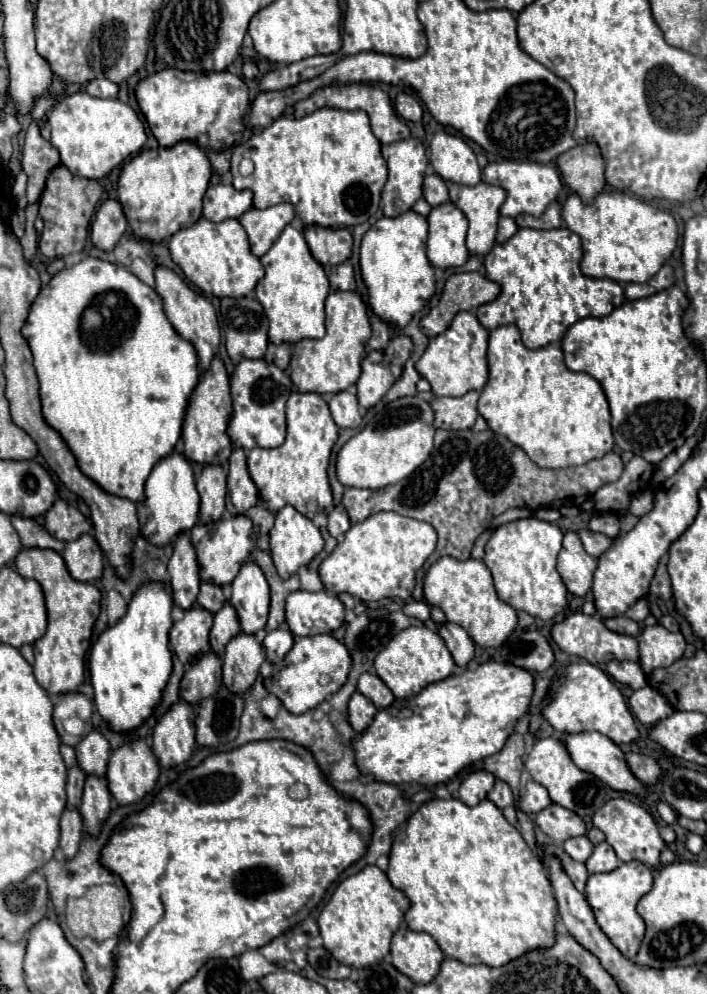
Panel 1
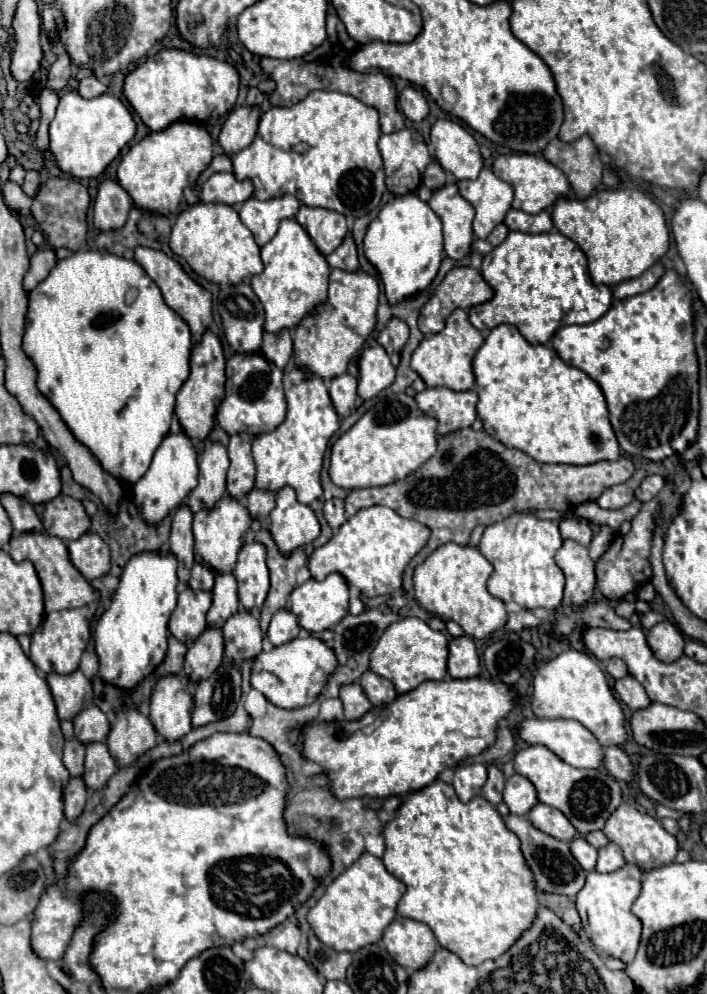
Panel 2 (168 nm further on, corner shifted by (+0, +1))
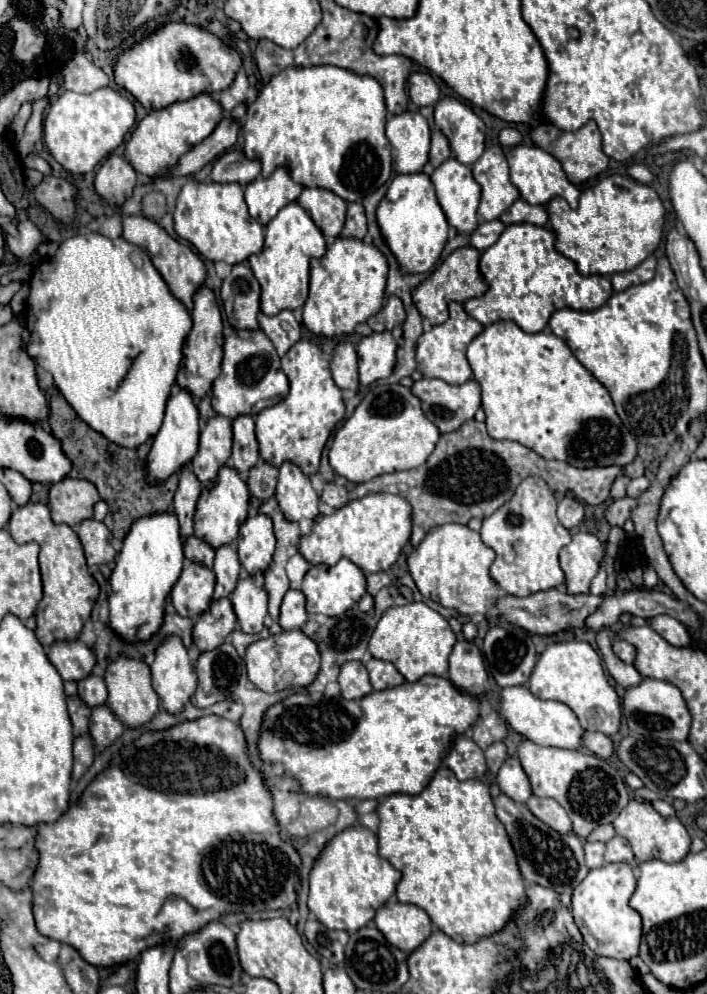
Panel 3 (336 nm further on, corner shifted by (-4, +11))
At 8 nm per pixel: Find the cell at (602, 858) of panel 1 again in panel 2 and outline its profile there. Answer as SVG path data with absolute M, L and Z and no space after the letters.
M608 842L604 848L598 850L598 864L596 864L596 870L598 872L614 872L618 868L622 868L626 864L624 856L622 856L622 850Z

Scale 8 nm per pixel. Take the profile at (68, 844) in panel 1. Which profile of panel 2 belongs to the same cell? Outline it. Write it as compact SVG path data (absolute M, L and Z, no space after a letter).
M70 778L66 790L64 790L64 814L66 820L76 820L86 804L88 788L82 778Z

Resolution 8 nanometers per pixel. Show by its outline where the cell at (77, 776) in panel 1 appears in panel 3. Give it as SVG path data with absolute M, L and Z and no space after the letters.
M74 696L74 698L68 698L68 712L70 712L72 728L74 728L74 738L88 736L88 722L90 722L88 706L84 706L78 696Z

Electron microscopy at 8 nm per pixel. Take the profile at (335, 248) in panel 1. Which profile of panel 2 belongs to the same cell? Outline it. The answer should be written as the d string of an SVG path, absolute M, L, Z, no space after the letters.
M302 204L296 214L296 220L310 234L310 238L324 256L336 250L348 234L346 218L340 212L328 208L310 208Z

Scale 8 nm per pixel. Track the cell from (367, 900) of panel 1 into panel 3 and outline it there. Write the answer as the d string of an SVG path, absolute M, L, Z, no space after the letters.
M362 826L346 828L336 834L316 860L310 872L310 912L330 930L344 930L354 934L374 920L374 914L394 894L400 882L400 872L378 856L378 838Z

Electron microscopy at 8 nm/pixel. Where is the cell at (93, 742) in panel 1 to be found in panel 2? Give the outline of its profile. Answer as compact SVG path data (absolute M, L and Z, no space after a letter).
M94 704L90 708L78 712L72 718L72 724L74 724L74 736L82 744L90 744L92 740L106 740L106 736L108 736L108 718Z

